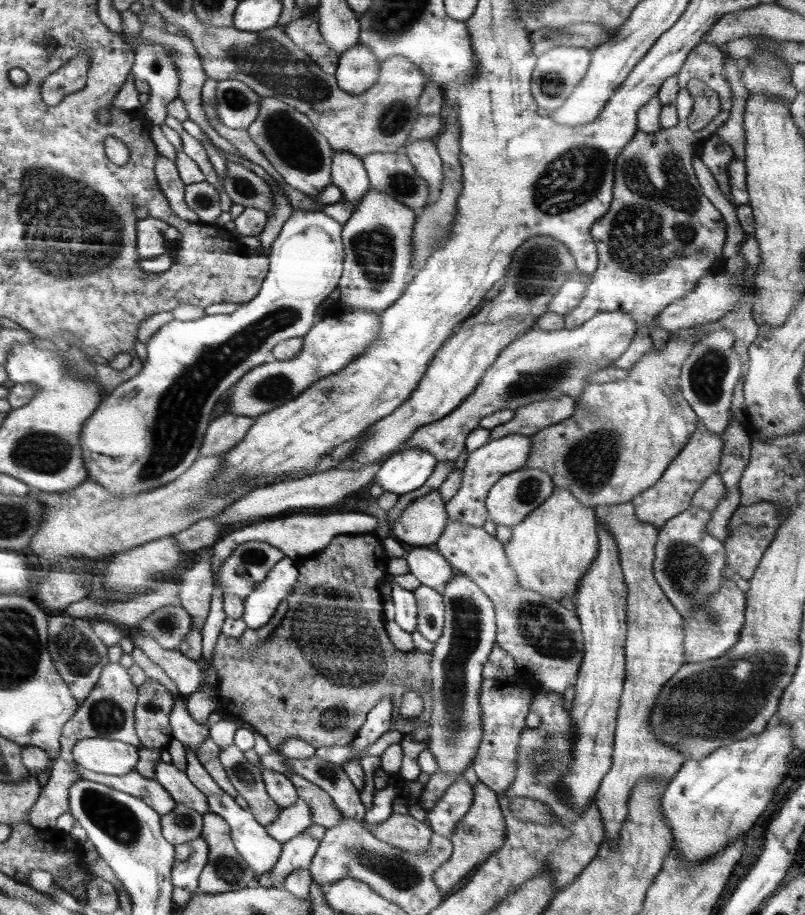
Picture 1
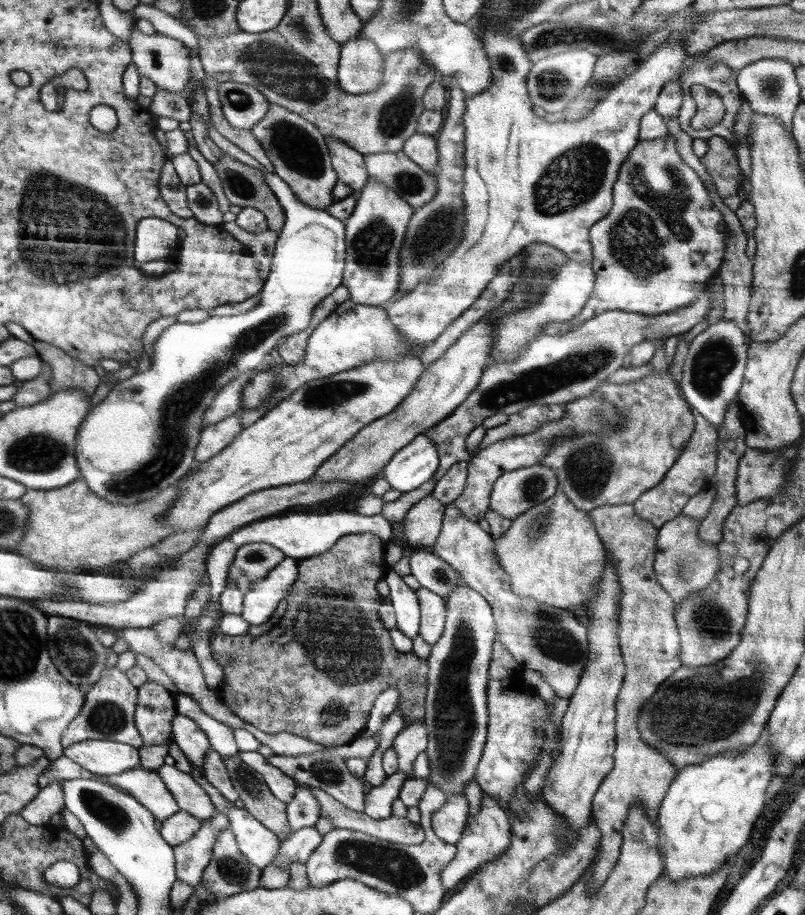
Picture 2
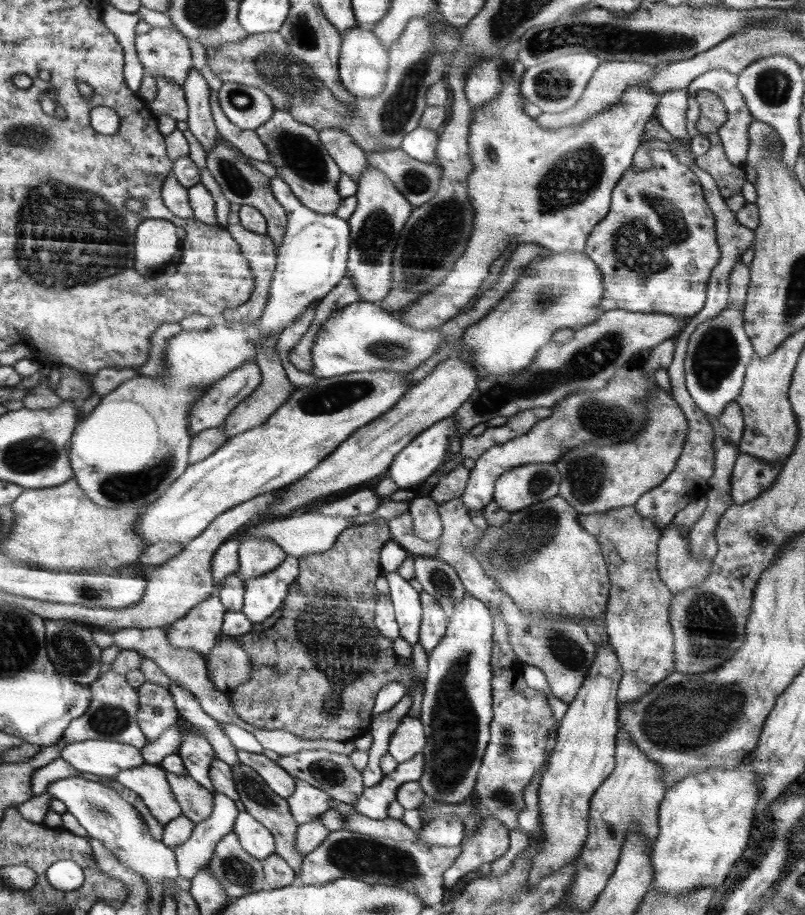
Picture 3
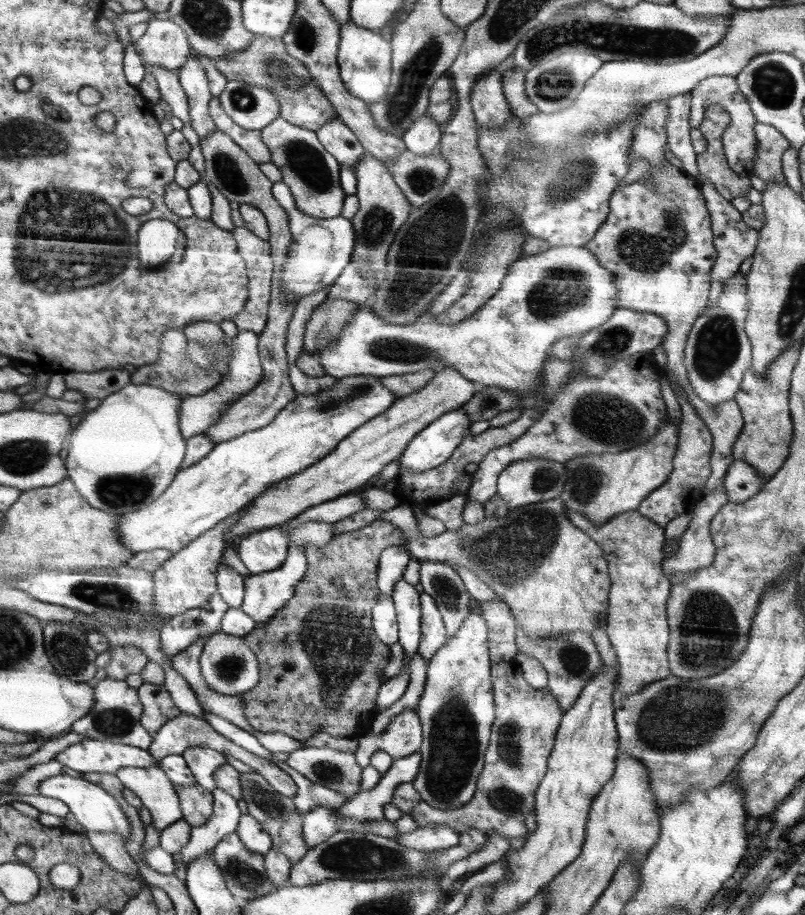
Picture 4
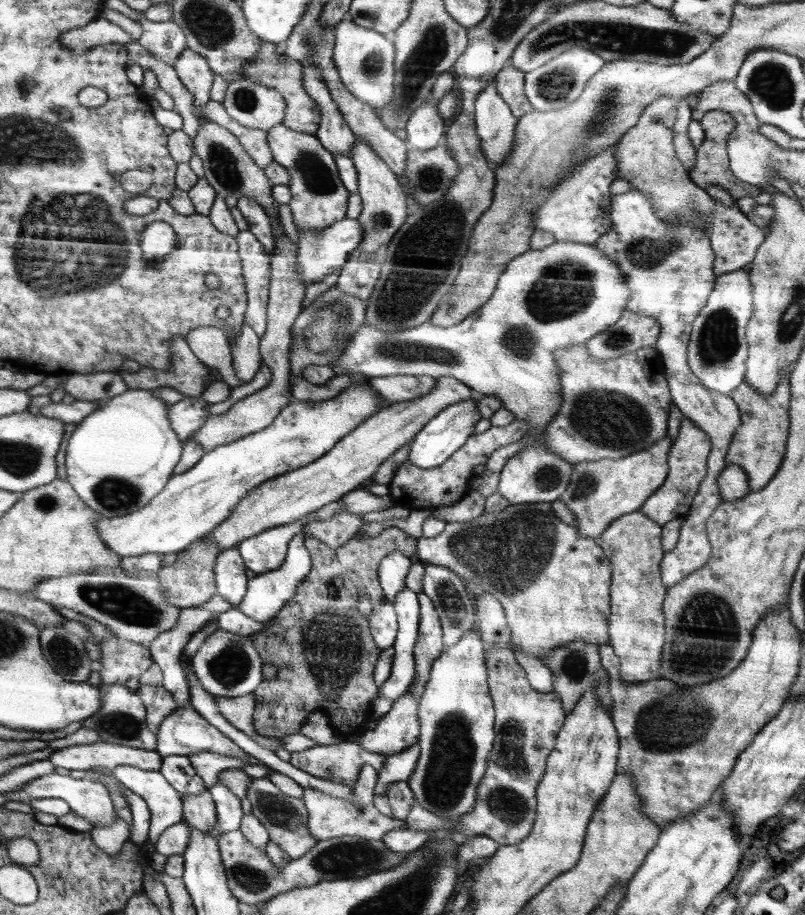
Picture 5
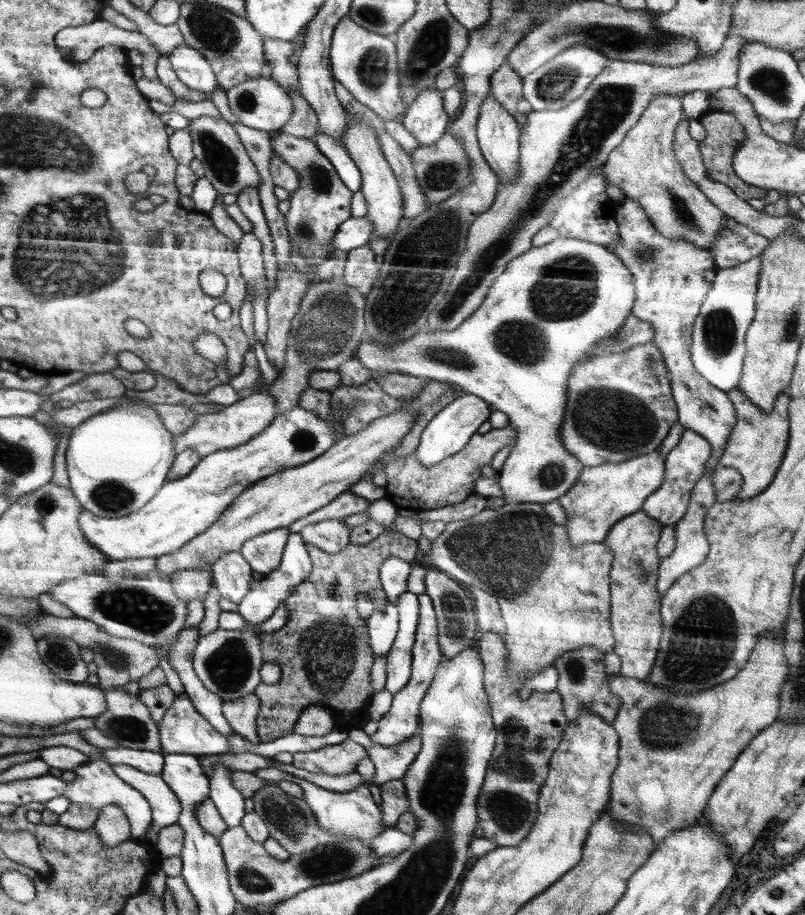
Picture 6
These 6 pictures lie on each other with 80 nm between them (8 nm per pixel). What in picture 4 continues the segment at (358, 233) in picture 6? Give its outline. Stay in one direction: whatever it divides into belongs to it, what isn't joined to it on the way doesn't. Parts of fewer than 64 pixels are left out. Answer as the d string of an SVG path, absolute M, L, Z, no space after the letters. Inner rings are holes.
M282 182L274 183L271 192L287 213L292 235L291 247L280 278L280 292L286 296L285 303L292 301L296 305L303 297L328 290L334 285L343 268L351 262L355 232L351 220L340 215L320 220L300 213L293 202L292 192Z

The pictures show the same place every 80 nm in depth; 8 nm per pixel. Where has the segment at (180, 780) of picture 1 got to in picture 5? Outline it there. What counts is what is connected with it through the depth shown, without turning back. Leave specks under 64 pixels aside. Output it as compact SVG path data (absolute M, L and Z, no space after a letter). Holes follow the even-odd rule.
M207 788L198 794L187 794L182 798L184 821L188 821L193 827L202 831L217 826L218 811Z

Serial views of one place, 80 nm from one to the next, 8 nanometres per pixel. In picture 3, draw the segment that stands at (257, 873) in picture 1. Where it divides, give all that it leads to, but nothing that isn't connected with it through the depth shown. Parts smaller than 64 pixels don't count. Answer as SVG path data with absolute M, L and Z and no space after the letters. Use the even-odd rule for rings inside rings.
M246 811L237 814L233 832L239 838L241 847L260 862L274 854L275 838L272 833Z

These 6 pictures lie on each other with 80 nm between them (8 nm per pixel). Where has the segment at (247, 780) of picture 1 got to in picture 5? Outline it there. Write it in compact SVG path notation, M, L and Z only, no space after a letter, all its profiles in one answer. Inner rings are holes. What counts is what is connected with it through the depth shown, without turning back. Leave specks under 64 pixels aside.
M252 779L247 790L246 798L252 804L252 814L260 820L269 832L269 840L275 842L292 859L304 856L316 846L318 840L308 830L308 813L302 798L293 797L282 792L268 779Z

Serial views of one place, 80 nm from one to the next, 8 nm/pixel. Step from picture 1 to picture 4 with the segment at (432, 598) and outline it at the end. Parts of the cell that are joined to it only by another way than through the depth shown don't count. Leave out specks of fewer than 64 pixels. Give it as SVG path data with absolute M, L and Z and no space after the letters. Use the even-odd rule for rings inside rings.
M424 591L419 593L419 599L421 602L421 638L417 652L427 666L434 654L446 645L447 635L436 602Z

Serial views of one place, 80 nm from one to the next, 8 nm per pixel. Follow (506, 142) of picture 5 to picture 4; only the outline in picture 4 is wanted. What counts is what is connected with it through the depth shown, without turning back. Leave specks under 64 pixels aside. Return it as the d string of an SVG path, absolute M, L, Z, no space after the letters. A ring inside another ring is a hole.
M497 70L481 76L472 87L470 104L477 128L501 128L511 117L511 110L502 90L502 75Z

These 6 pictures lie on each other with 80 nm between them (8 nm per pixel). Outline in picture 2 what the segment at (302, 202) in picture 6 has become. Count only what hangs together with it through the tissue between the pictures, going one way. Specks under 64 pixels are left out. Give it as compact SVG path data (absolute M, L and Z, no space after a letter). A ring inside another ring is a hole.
M269 102L266 116L251 128L252 134L260 141L266 157L270 160L274 173L288 184L293 194L305 205L317 210L328 209L335 199L332 189L338 183L331 164L331 155L325 136L312 124L294 111Z

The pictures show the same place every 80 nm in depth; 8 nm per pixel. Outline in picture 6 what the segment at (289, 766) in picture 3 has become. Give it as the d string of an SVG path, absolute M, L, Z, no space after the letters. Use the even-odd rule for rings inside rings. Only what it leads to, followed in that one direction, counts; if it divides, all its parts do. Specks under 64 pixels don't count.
M347 738L340 744L328 745L318 750L295 752L293 766L316 774L344 776L356 772L360 761L366 757L366 749Z

